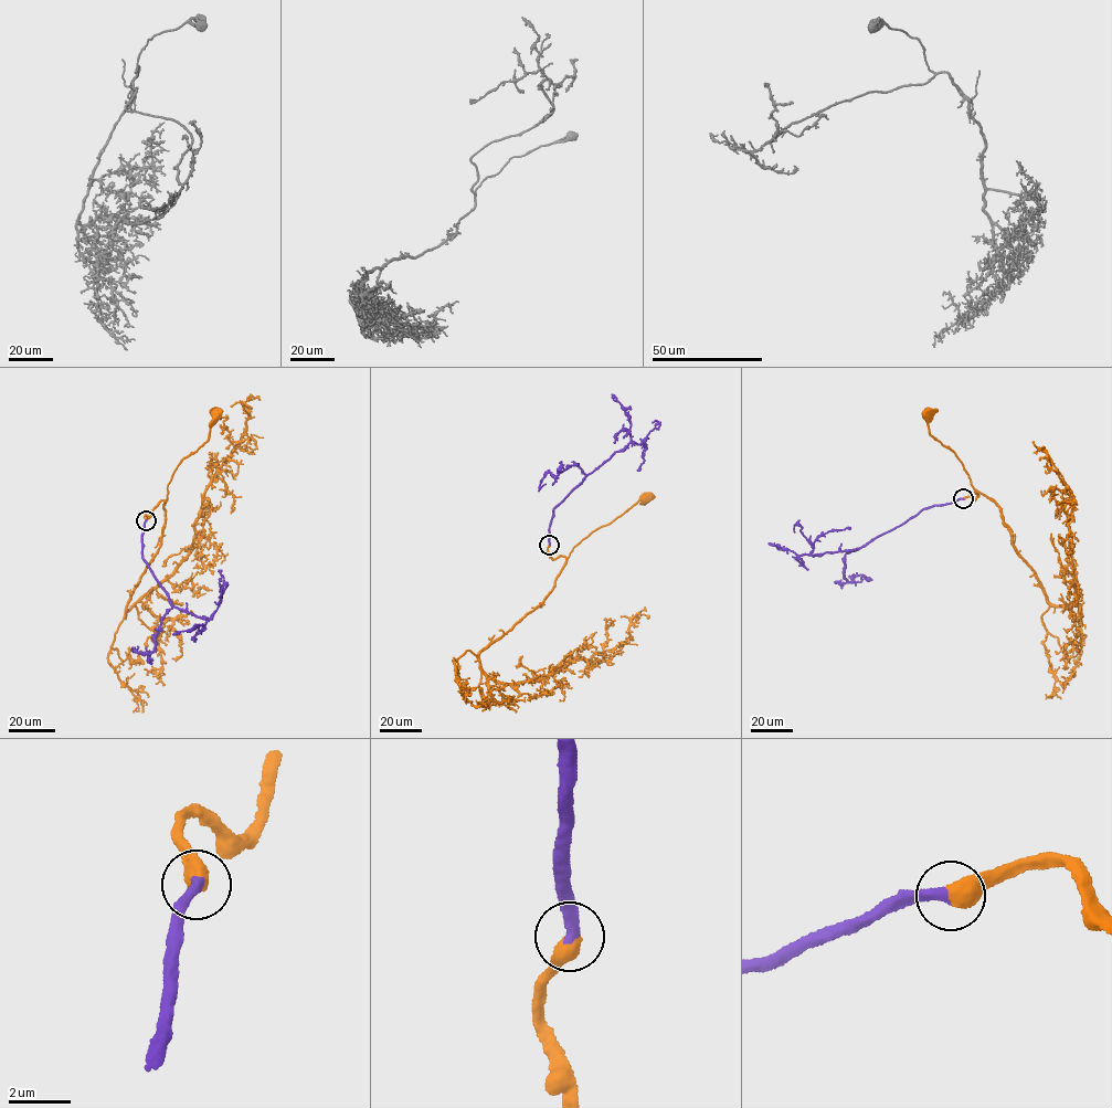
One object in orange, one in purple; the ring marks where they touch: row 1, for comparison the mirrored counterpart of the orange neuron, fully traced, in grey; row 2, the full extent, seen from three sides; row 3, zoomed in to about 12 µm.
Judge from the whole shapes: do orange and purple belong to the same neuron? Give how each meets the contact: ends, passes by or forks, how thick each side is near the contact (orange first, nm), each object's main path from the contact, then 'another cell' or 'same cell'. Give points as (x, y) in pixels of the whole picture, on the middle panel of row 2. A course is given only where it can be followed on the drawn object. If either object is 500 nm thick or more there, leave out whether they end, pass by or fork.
650 nm thick on the orange side, 400 nm on the other; orange runs (549, 545), (549, 556), (567, 559), (591, 533), (648, 496); purple runs (549, 545), (549, 529), (554, 507), (589, 474), (631, 443), (646, 445), (644, 462), (637, 471); same cell

